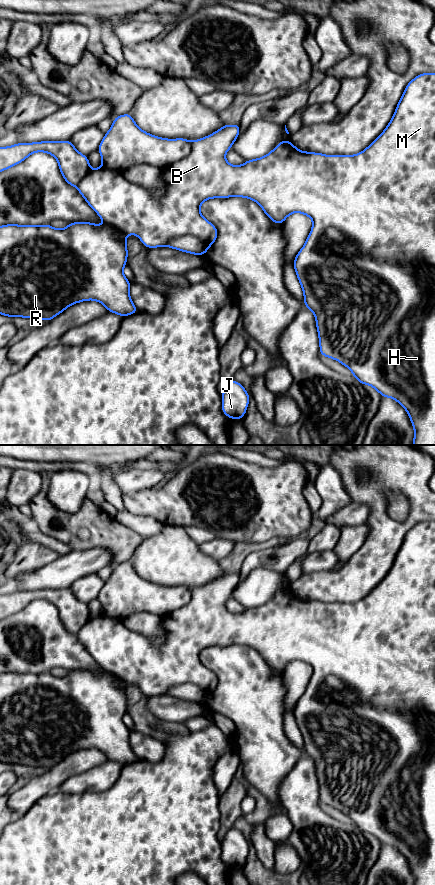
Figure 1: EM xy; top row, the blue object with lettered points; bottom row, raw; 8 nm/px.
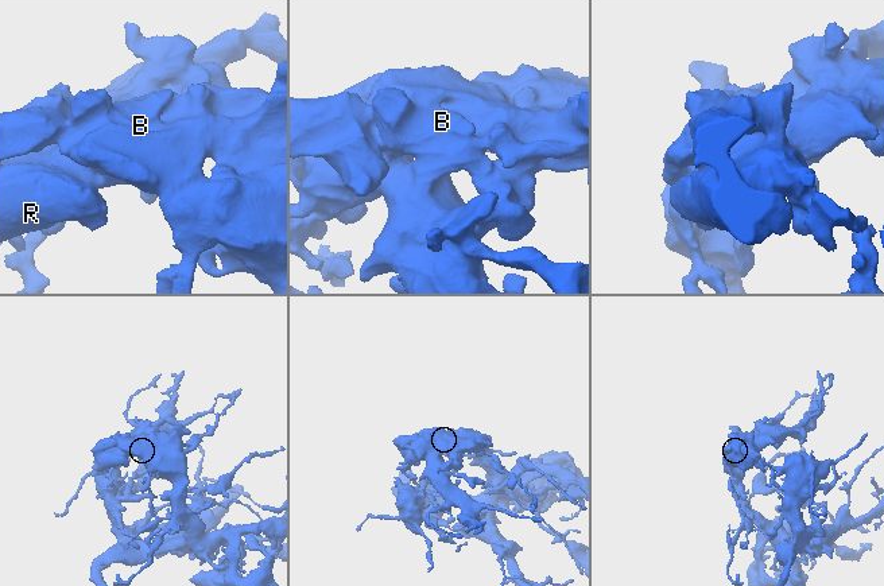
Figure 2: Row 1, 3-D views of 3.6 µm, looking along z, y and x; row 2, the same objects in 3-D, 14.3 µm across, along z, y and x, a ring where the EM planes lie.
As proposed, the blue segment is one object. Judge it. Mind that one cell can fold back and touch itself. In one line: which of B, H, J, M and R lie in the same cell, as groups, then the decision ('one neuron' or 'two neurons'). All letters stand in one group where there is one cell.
B H J M R; one neuron

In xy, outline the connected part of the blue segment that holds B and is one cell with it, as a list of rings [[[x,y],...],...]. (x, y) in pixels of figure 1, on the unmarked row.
[[[423,521],[416,524],[406,534],[396,555],[395,561],[385,578],[362,600],[356,603],[329,604],[321,601],[304,600],[297,597],[290,588],[283,588],[267,603],[247,608],[240,614],[226,609],[225,602],[238,586],[240,571],[223,573],[222,576],[204,586],[190,590],[184,586],[166,587],[148,582],[140,577],[129,562],[114,565],[113,572],[105,581],[98,599],[102,605],[102,614],[91,618],[88,605],[81,602],[72,592],[66,589],[42,589],[18,591],[9,595],[0,595],[0,620],[23,610],[35,600],[46,600],[54,604],[65,629],[78,637],[89,654],[106,671],[96,673],[90,670],[74,670],[63,677],[48,673],[0,674],[0,762],[12,765],[53,767],[69,754],[86,748],[102,751],[107,759],[122,765],[139,760],[129,743],[131,730],[124,724],[123,716],[127,712],[128,698],[126,684],[137,683],[144,695],[155,696],[168,694],[195,703],[205,703],[214,692],[218,678],[200,661],[200,653],[207,647],[245,645],[257,650],[265,662],[276,672],[282,672],[292,661],[298,660],[309,664],[313,674],[302,697],[294,707],[293,715],[304,741],[305,755],[310,757],[316,767],[319,784],[320,803],[335,807],[348,815],[360,832],[375,836],[382,845],[396,848],[408,860],[414,876],[414,885],[435,885],[435,521]]]

